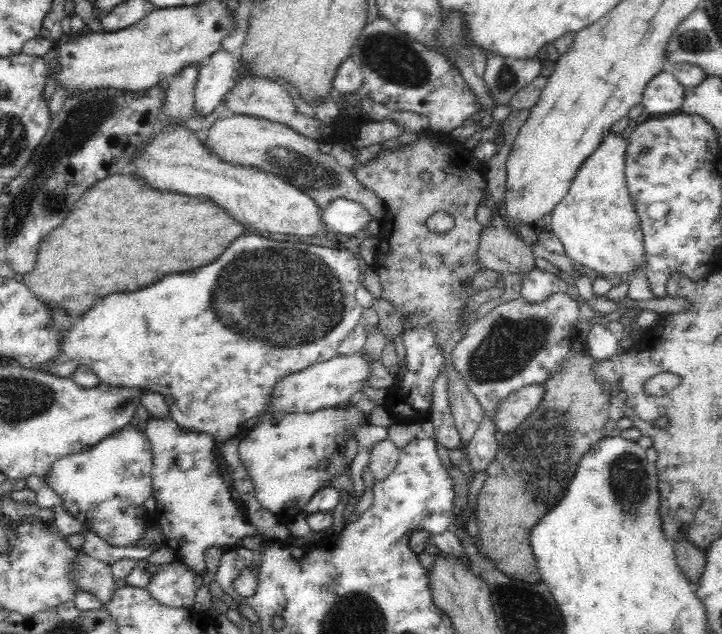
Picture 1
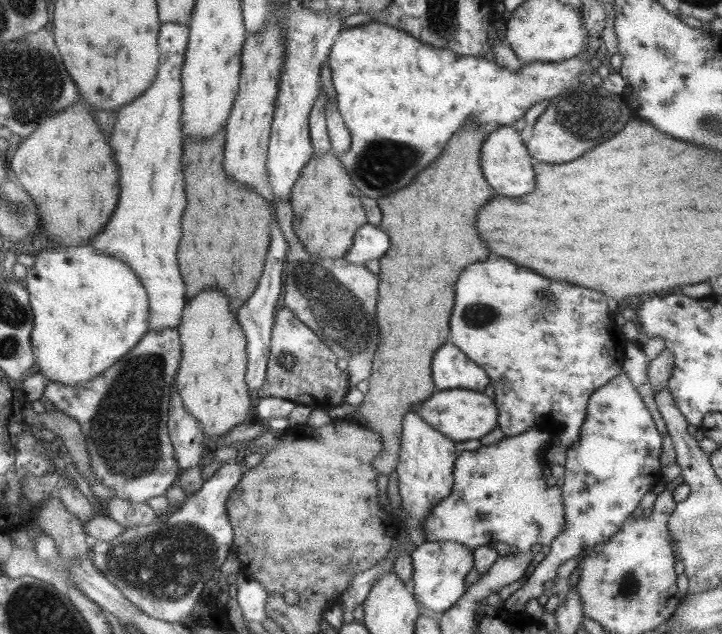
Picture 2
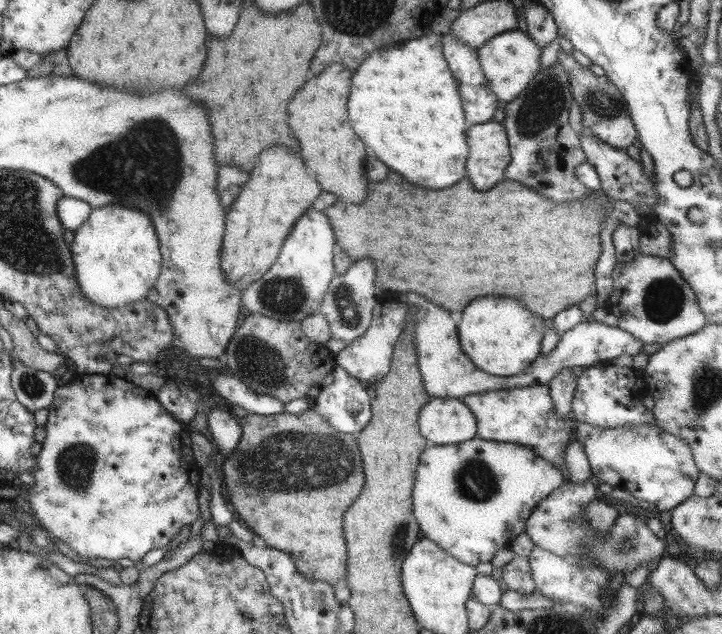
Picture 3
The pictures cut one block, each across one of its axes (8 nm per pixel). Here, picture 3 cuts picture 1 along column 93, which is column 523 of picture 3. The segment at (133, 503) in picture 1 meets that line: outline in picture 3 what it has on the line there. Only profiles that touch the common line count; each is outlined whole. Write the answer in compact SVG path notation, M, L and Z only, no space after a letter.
M474 438L464 444L427 446L420 456L415 476L414 518L427 540L444 548L456 560L475 567L480 562L492 562L498 550L512 546L512 541L525 532L532 510L564 482L564 473L535 456L528 446L522 444L482 442Z

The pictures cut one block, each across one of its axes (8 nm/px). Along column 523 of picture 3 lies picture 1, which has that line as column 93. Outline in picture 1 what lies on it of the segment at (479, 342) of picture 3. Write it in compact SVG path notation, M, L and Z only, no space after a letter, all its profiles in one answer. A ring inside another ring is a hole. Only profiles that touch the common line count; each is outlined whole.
M250 234L250 236L242 236L242 238L236 238L228 248L226 248L226 252L218 258L218 260L214 260L212 264L208 264L208 266L202 266L202 268L196 268L196 270L188 270L188 272L184 272L184 274L168 274L168 276L164 276L160 282L156 282L156 284L150 284L150 286L146 286L146 288L142 288L142 290L138 290L138 292L118 292L118 294L110 294L110 296L104 296L104 298L100 298L100 300L96 300L94 302L94 306L82 316L82 318L74 318L71 316L71 327L67 328L63 331L63 339L59 344L59 353L55 356L55 359L48 361L45 364L43 370L46 373L51 374L52 376L59 376L60 378L70 377L74 374L74 370L80 368L80 366L88 367L94 374L98 375L98 378L104 384L112 387L136 387L139 389L143 389L144 391L151 391L154 393L158 393L164 397L170 395L174 397L174 404L169 407L169 412L171 418L176 422L176 425L181 428L186 428L188 431L204 433L209 435L216 441L216 444L224 444L226 441L233 440L235 435L240 432L240 428L242 428L245 421L254 418L256 415L264 415L264 412L270 408L270 404L268 404L268 395L272 392L273 386L285 376L294 374L295 372L300 372L313 364L318 364L320 362L326 362L326 360L330 360L332 357L335 357L337 354L338 347L340 343L354 330L354 326L356 324L361 323L362 320L362 312L364 312L362 306L358 301L356 301L356 289L360 284L360 264L358 263L358 258L354 256L351 251L348 250L336 250L336 248L324 248L324 246L310 246L310 244L302 244L302 242L274 242L274 240L268 240L268 238L262 238L262 236L256 236L256 234ZM216 288L218 290L222 290L222 294L224 294L224 298L228 300L228 302L232 302L230 304L230 312L224 312L222 310L222 300L218 298L218 302L216 302Z

